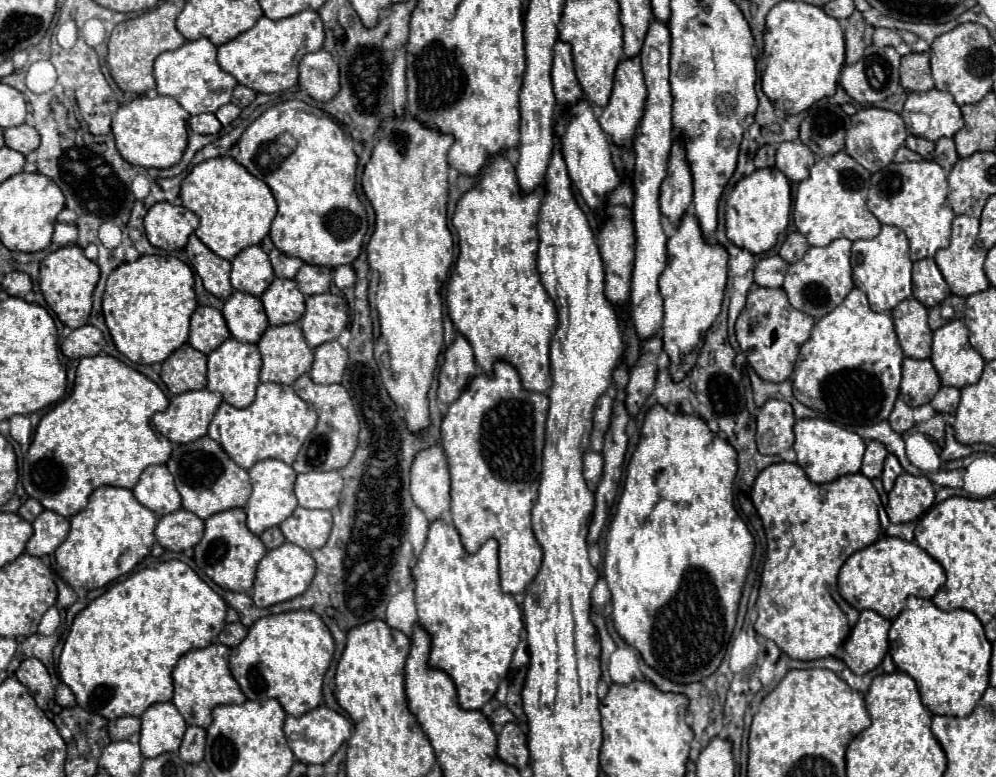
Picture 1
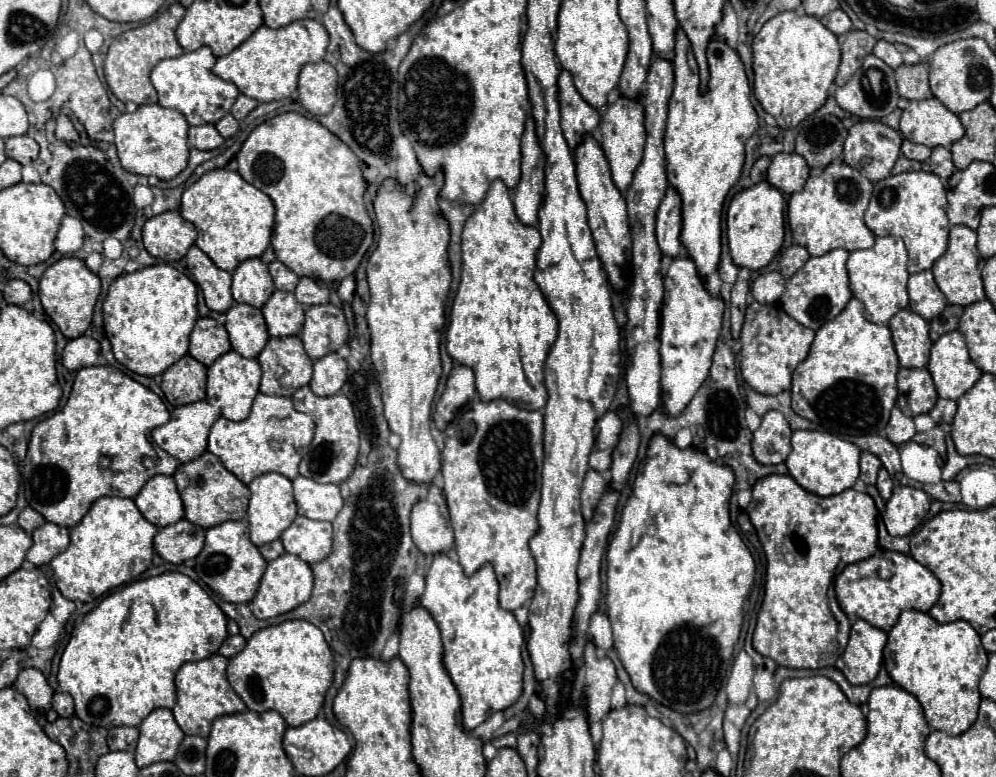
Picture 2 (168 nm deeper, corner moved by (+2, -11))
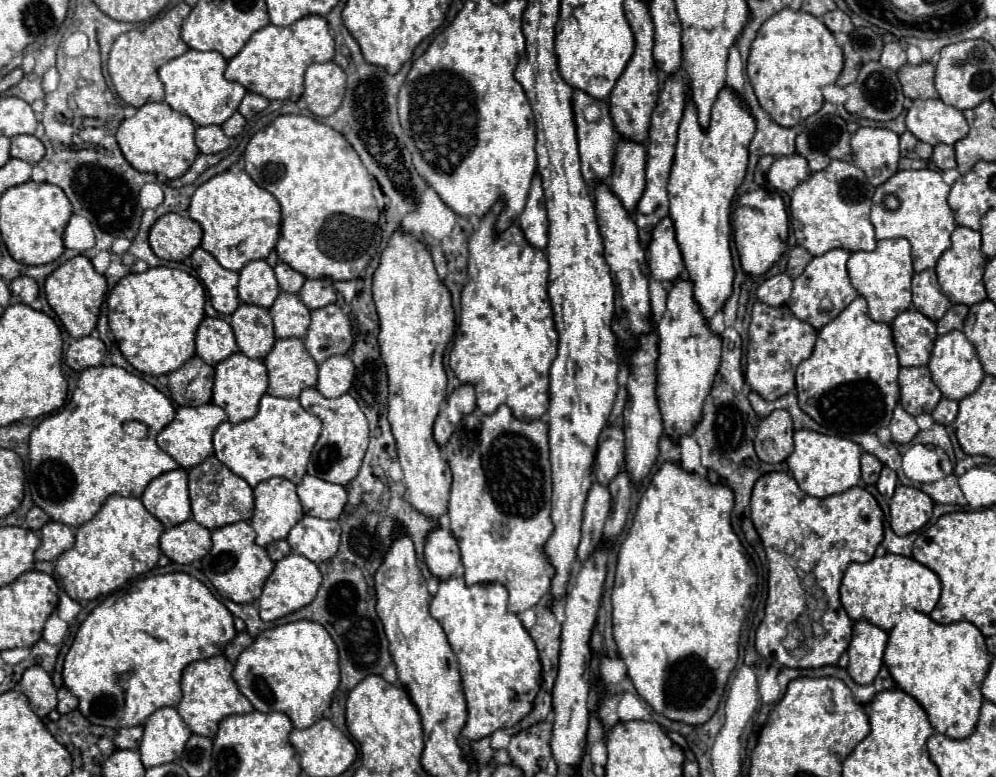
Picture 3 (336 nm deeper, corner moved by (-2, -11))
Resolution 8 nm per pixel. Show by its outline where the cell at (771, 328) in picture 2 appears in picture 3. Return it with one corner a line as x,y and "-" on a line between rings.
757,301
751,311
745,381
767,401
775,401
781,395
795,391
795,369
801,361
811,357
815,341
817,331
809,323
797,319
787,305
769,307

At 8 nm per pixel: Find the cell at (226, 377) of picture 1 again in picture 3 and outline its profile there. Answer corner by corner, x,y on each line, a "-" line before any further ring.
233,353
225,361
215,365
215,383
213,383
213,403
223,407
231,423
241,423
251,419
259,409
259,399
267,391
267,367
261,359
249,359
243,353

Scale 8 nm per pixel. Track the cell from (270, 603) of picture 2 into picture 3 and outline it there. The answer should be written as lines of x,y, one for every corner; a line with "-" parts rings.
289,553
287,557
283,557
281,561
275,563
273,573
265,581
263,593
257,601
259,615
263,617
263,621
275,621
275,619
279,619
287,613
293,613
293,611
309,605
315,599
319,585
321,585
321,573
319,573
317,565
313,561
309,561
307,557
303,557
303,555

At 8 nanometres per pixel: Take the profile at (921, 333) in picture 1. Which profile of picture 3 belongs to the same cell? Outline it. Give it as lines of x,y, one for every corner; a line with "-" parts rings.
907,309
895,317
891,329
901,367
915,367
929,363
933,343
937,339
935,321
927,319
917,309

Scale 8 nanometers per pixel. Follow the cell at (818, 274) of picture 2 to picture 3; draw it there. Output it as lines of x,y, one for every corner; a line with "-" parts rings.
831,249
821,257
813,257
811,263
805,267
805,271
793,281
793,293
789,299
789,309
795,317
801,321
807,321
815,329
821,329
829,321
833,321
855,297
857,291
851,287
849,275
847,275
847,263
849,253
843,249

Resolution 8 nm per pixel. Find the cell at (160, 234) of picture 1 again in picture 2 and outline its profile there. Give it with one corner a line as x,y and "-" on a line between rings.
165,211
145,221
145,249
163,261
179,261
197,239
197,229
179,211

